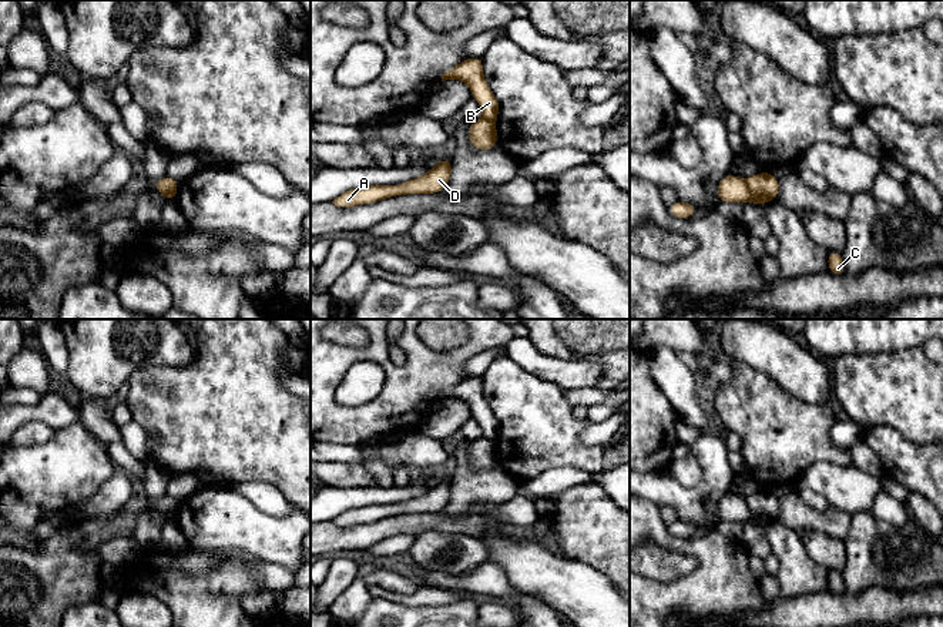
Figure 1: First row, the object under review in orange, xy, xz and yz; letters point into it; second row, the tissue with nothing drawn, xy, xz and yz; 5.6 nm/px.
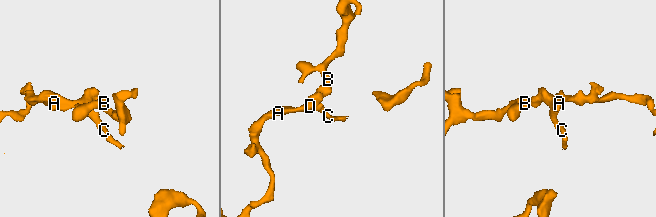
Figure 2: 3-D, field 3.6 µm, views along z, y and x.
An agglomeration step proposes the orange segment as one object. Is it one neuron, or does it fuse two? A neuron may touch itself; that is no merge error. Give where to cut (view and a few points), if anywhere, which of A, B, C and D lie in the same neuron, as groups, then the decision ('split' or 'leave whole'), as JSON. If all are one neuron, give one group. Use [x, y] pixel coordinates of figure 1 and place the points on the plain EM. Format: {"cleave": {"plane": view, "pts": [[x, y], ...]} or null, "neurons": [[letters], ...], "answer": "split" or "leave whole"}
{"cleave": {"plane": "yz", "pts": [[744, 499], [751, 519]]}, "neurons": [["A", "C", "D"], ["B"]], "answer": "split"}

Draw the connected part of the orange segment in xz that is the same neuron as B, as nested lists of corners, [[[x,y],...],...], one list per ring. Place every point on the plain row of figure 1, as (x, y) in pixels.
[[[481,376],[464,378],[460,383],[442,395],[442,400],[444,399],[460,399],[466,402],[472,409],[472,418],[476,419],[483,429],[483,437],[497,437],[500,422],[483,396]]]

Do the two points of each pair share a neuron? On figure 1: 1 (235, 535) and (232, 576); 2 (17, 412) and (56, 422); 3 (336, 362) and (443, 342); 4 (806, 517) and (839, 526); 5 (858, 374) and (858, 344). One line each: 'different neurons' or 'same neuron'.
1: different neurons
2: same neuron
3: different neurons
4: same neuron
5: different neurons

